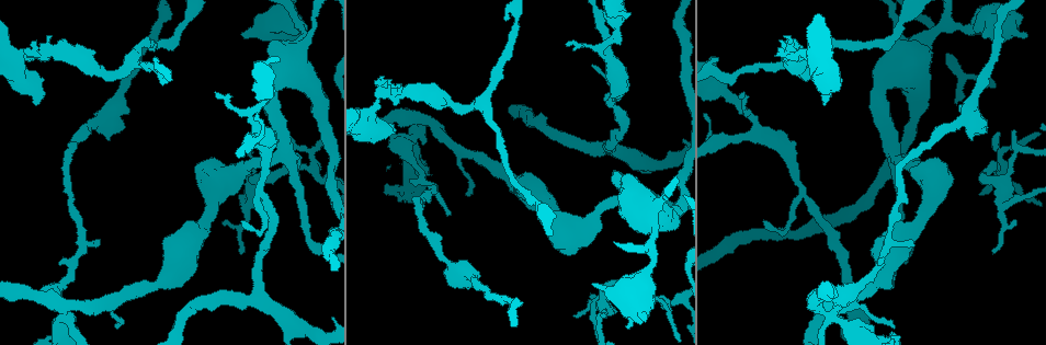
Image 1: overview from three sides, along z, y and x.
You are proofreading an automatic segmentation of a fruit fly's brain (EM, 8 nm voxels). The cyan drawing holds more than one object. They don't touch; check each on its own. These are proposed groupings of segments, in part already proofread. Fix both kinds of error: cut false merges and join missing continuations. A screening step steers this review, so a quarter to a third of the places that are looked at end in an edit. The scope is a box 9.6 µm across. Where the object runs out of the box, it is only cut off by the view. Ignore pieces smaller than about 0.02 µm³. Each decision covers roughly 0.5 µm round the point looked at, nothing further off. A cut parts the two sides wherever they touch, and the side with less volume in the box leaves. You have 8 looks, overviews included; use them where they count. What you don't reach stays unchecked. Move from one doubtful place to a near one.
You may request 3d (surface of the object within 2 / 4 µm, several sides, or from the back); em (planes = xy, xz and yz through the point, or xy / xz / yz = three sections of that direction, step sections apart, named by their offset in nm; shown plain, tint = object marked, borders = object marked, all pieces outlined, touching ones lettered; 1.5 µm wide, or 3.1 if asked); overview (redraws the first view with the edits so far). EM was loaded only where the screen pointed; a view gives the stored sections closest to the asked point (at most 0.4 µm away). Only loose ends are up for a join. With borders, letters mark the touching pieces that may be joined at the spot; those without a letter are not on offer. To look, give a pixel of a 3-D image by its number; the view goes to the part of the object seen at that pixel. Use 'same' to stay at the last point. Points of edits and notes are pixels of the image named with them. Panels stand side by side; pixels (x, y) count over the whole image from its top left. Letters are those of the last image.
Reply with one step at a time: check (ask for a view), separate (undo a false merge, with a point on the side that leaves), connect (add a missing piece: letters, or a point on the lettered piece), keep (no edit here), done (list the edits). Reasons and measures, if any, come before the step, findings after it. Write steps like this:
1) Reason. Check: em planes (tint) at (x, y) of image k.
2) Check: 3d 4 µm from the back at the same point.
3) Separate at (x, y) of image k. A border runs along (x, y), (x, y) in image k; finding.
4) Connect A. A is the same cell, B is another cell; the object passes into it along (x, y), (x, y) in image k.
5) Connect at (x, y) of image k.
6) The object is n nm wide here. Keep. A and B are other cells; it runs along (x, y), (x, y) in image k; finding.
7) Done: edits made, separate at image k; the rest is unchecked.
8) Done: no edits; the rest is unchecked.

Abrupt turn. Check: em xz step 8 (borders) at (414, 130) of image 1.

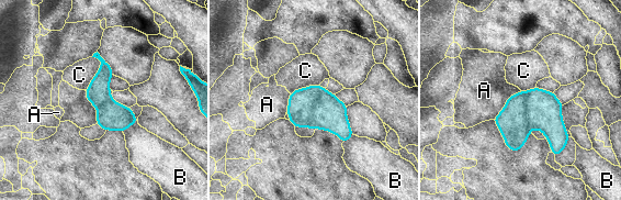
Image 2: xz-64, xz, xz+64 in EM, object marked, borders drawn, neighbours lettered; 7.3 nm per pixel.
Separate at (330, 113) of image 2. A, B and C are other cells; a border runs along (324, 89), (314, 110), (312, 128) in image 2; a second cell is stuck on.

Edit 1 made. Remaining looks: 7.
Calibre changes. Check: 3d 4 µm at (407, 93) of image 1.

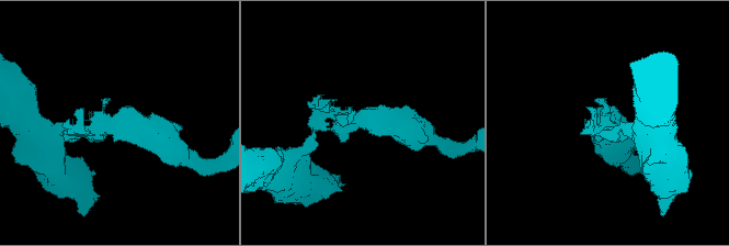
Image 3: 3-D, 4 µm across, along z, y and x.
The arms are 170, 460 nm wide. Check: em planes (borders) at (606, 124) of image 3.

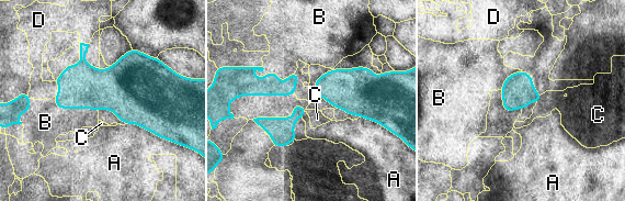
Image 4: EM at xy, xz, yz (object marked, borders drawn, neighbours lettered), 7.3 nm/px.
The object is 240 nm wide here. Keep. A, B, C and D are other cells; one cell here.

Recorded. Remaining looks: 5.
Free end. Check: em yz step 4 (borders) at (34, 102) of image 1.

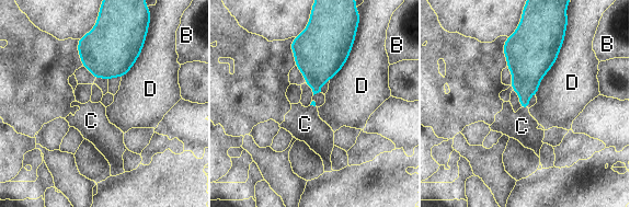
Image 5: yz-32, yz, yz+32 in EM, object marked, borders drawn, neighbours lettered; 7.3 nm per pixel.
The longest contact is with D, 460 nm. Keep. B, C and D are other cells; a border runs along (520, 107), (528, 110) in image 5; none of them fits.

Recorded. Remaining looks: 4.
Done: edits made, separate at image 2; the rest is unchecked.

